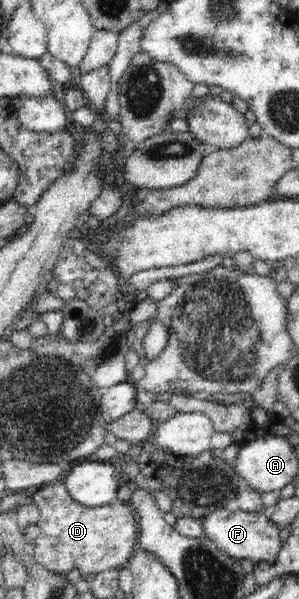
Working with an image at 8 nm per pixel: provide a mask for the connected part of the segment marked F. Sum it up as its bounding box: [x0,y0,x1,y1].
[199,507,283,564]

